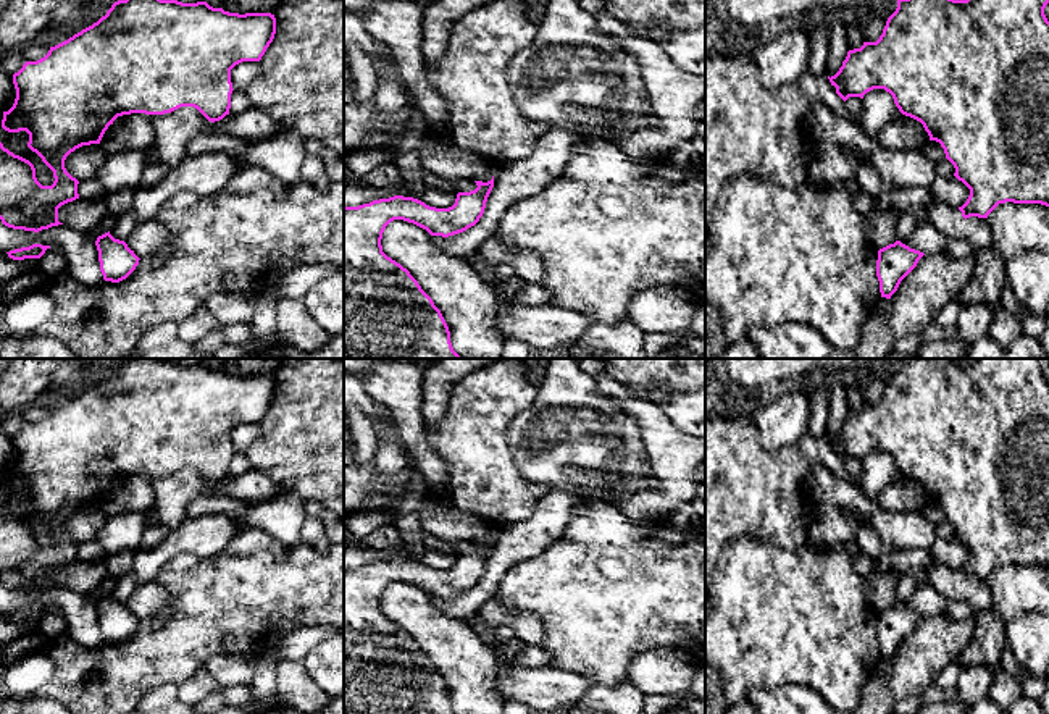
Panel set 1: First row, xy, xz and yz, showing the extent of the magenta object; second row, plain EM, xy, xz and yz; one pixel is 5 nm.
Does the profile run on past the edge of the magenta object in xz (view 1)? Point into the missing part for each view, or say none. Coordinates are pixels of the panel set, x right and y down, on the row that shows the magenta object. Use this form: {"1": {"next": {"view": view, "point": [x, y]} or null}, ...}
{"1": {"next": null}}

